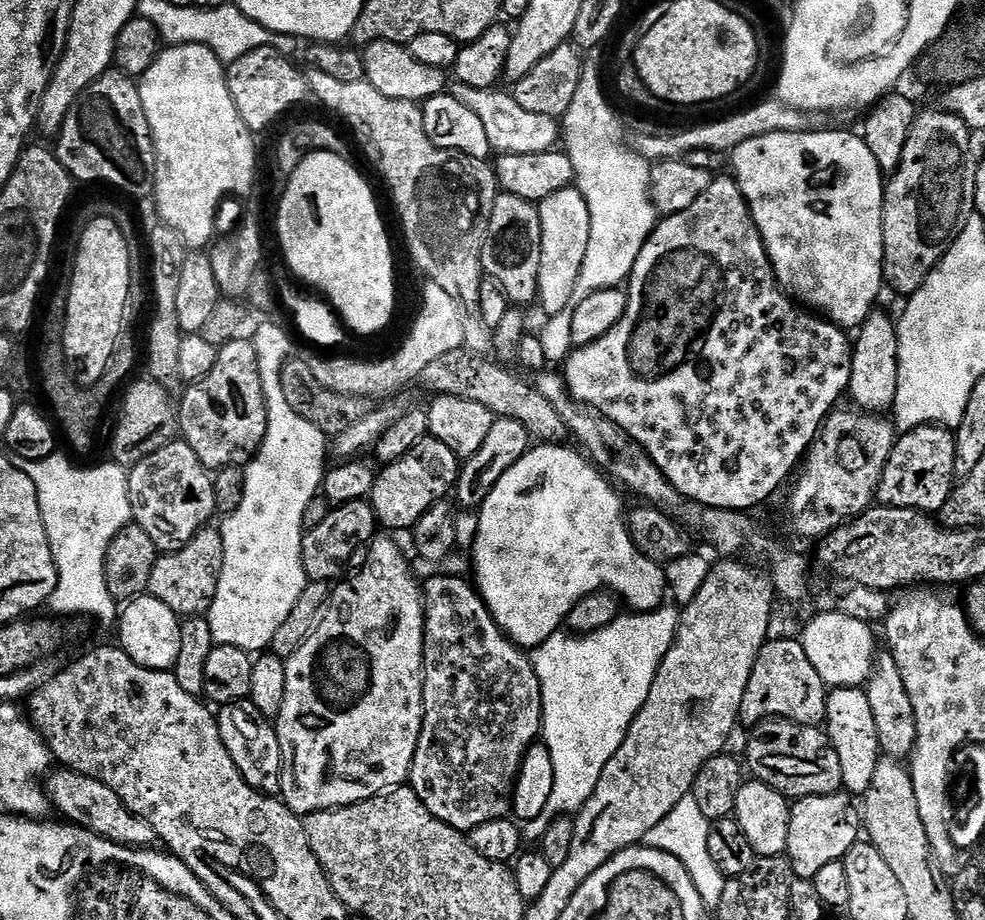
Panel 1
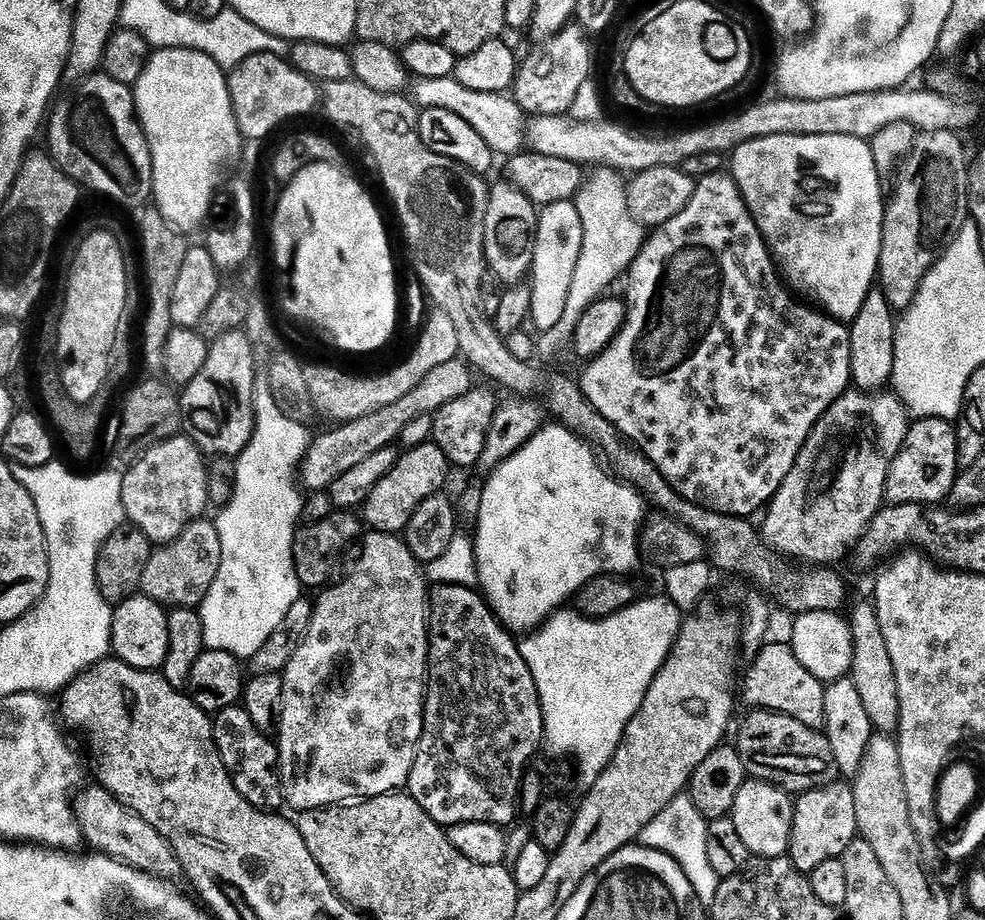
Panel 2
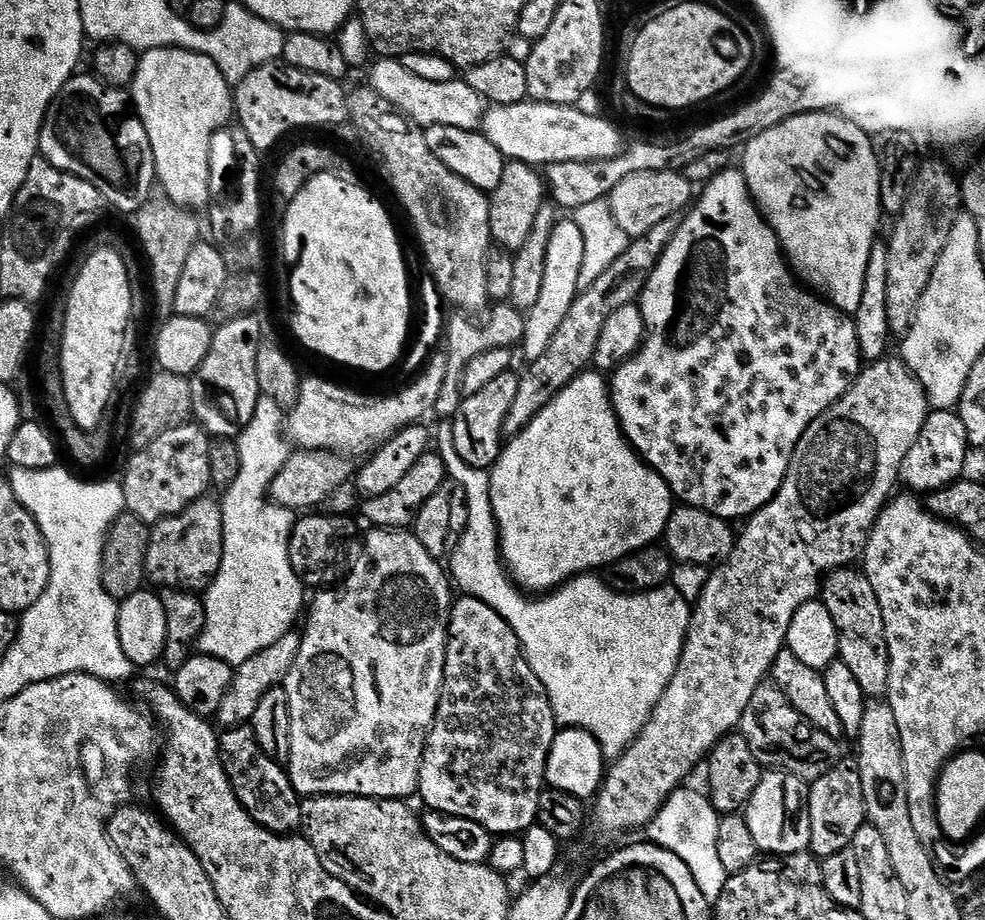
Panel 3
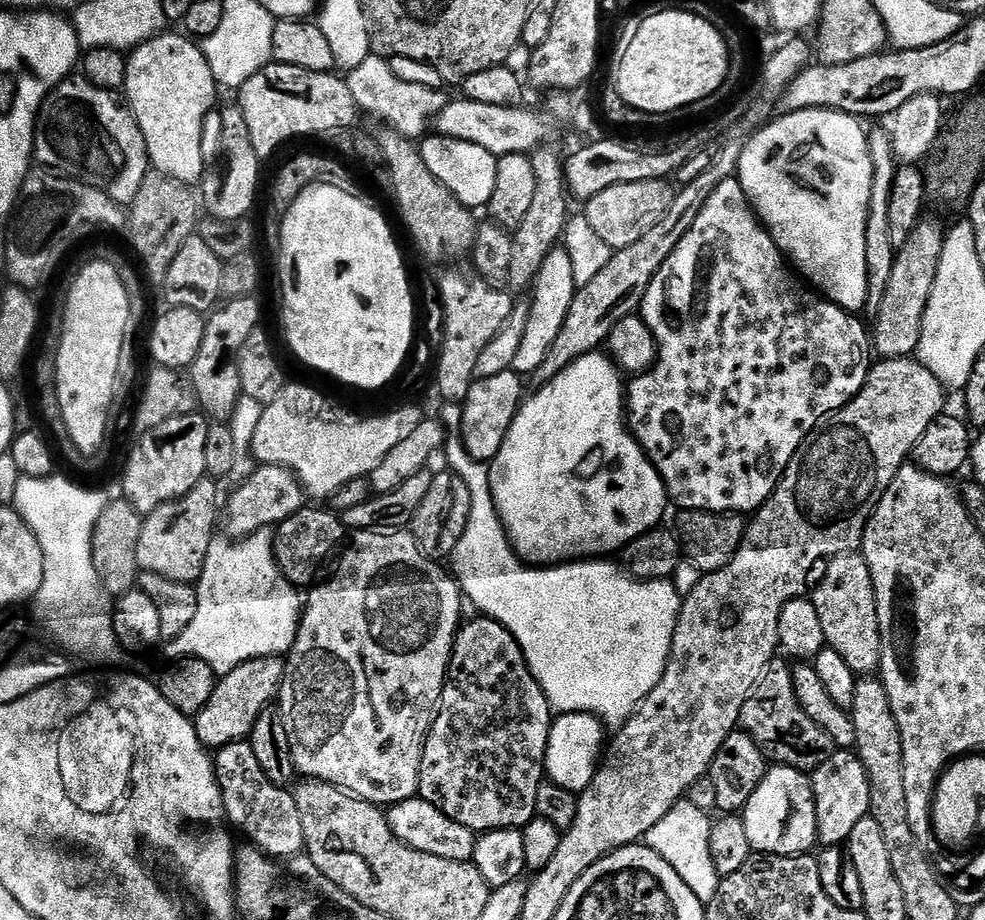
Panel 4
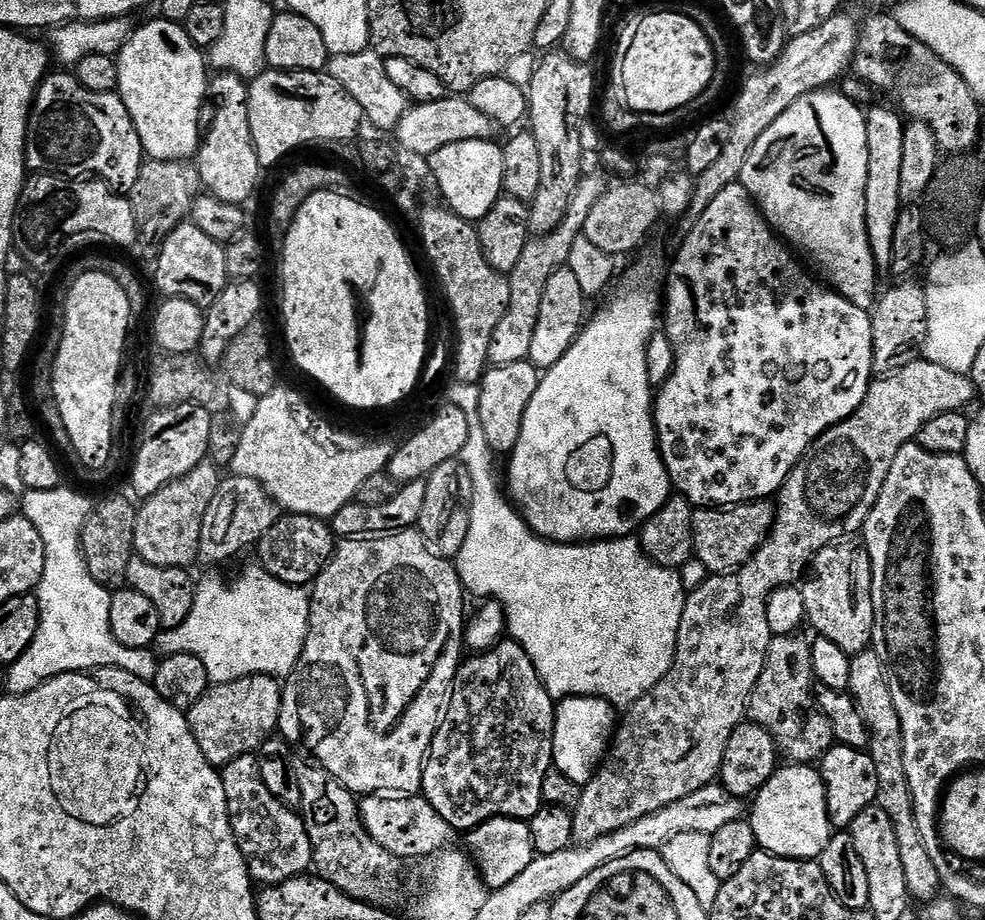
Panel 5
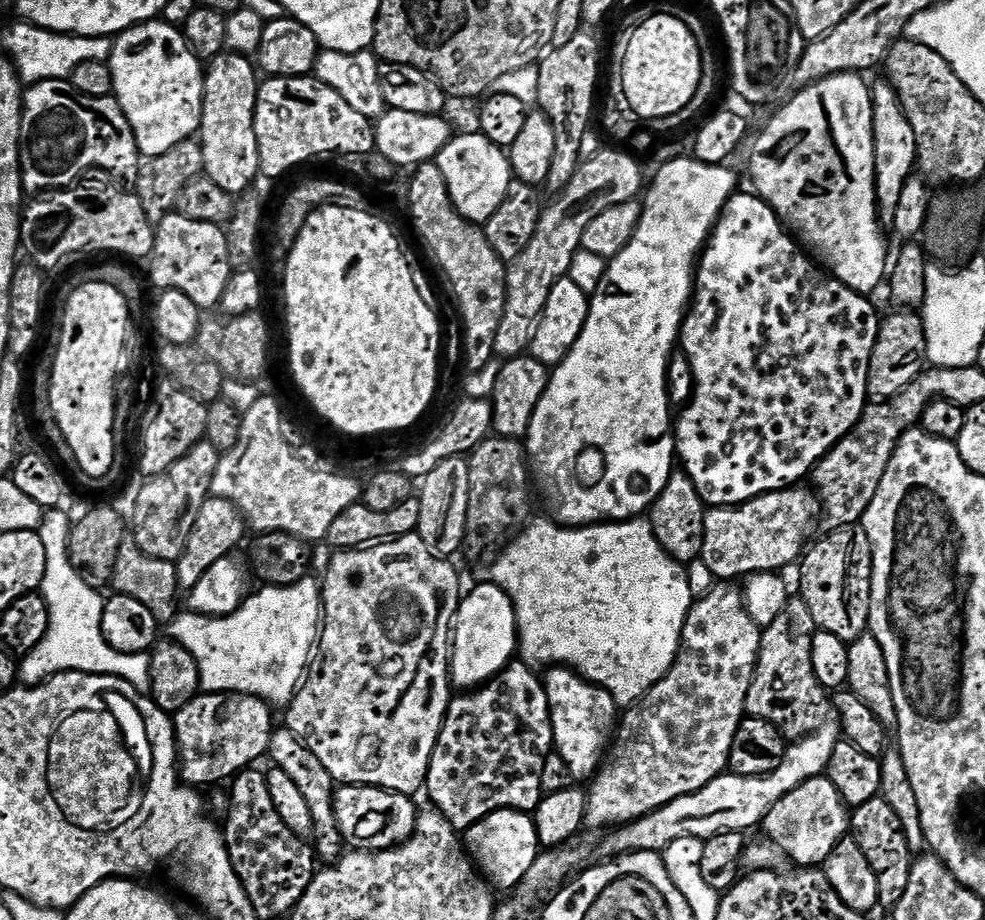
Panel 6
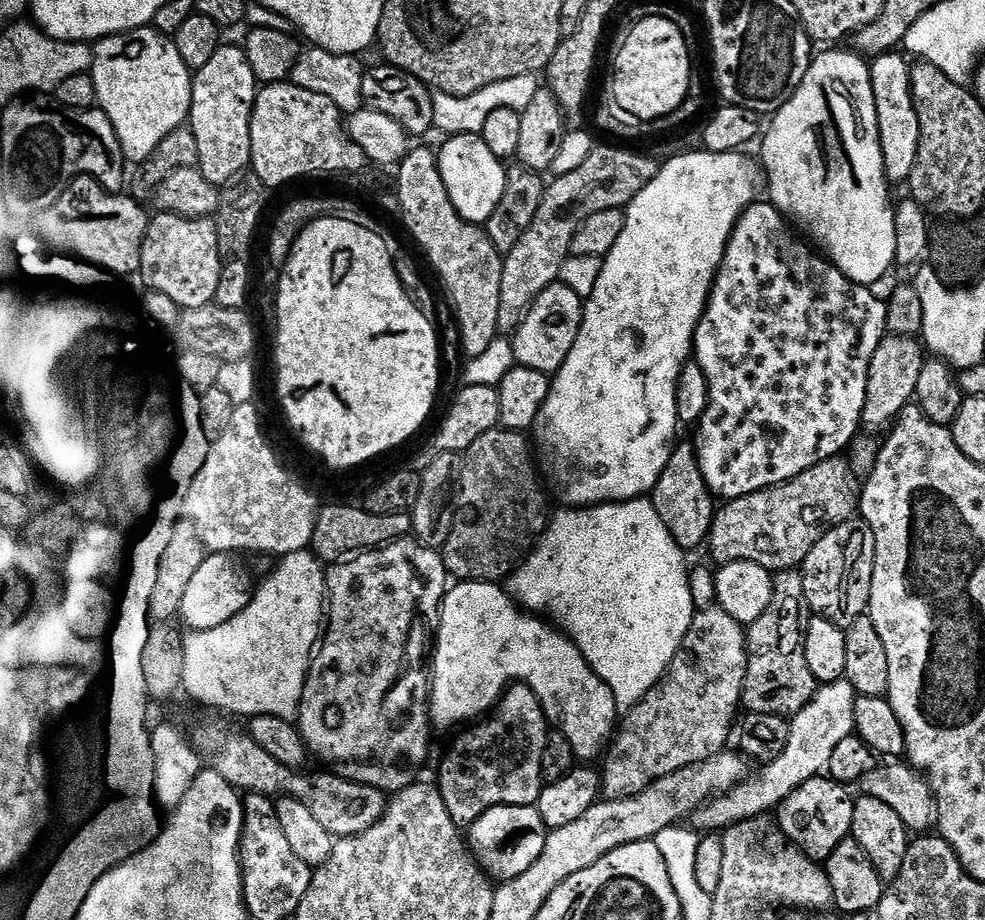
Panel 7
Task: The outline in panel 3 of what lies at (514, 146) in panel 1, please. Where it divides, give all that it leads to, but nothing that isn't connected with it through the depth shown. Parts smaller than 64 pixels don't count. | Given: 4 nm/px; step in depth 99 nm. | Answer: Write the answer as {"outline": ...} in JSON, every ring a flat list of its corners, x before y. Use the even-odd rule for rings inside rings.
{"outline":[[380,58,377,61,376,65,371,65,371,88,382,94,386,102,390,102,400,115,408,117,417,128,423,130,434,124,458,126,462,130,476,130,481,127,486,101,474,90,470,90,470,86,462,78,450,82,426,82,426,78,410,74,410,70,406,70,399,59]]}

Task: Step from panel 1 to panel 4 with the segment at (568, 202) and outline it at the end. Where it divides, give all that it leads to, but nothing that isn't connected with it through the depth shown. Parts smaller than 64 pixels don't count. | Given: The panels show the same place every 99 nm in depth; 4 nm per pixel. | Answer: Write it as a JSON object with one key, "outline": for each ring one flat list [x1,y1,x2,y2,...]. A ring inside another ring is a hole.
{"outline":[[557,246,542,262,542,270,538,274,534,285,536,301,531,301,531,320,525,330,525,338,521,349,514,357,511,371,521,374,532,374,538,370,542,362,546,362,546,354,550,354,550,348,554,346,554,340,558,338,558,332,562,330,566,316,570,314,571,303,576,297,578,285,574,282,574,265,570,262,570,254,562,246]]}

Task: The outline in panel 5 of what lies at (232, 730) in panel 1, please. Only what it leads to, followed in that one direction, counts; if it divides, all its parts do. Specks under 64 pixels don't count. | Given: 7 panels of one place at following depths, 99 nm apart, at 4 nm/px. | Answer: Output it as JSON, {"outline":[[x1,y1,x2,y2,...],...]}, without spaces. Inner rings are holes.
{"outline":[[255,755,234,758,234,762,223,765,222,775,230,826,234,830,238,850,242,850,246,858,248,875,260,886,281,884,305,875,313,863,312,847,303,815,278,802,278,798,266,790,259,759]]}

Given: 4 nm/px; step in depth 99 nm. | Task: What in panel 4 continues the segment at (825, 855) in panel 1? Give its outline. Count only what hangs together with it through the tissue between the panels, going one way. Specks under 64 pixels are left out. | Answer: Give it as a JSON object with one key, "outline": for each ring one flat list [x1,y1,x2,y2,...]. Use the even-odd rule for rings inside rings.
{"outline":[[852,750,833,751,822,766,811,773,814,790,814,808,818,814,818,830,816,839,824,846,847,845,850,834,862,818,870,815,870,778,866,774,866,766,862,766,859,756]]}

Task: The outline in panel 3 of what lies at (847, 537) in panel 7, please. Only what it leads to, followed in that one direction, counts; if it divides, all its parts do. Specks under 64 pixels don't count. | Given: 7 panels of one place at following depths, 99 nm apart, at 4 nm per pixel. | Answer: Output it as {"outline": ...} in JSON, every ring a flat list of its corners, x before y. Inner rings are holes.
{"outline":[[855,567,837,568,827,573,822,584,822,602,834,618,840,647,839,663,854,673,865,697,884,698,890,682,890,650,886,642,886,622,882,622,882,606,878,606,878,594,870,586,867,576]]}

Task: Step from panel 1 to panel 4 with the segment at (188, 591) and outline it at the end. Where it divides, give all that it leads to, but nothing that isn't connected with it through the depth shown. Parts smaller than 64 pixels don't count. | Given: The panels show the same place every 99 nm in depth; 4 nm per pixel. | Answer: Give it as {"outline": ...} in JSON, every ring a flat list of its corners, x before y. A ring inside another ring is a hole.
{"outline":[[215,479,200,480,190,494,174,502,166,502,158,506,158,510,144,516,142,535,138,538,138,566,141,572,162,574,162,578,170,578,170,582,195,585,199,581,206,566,206,554,218,532,218,509,222,504,219,486]]}

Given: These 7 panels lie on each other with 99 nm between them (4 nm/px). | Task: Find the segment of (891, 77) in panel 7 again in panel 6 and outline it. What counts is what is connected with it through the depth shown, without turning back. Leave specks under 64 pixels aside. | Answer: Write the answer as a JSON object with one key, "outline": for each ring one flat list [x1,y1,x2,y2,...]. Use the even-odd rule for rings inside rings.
{"outline":[[880,78,875,85,871,85,872,93,872,129,874,130,874,170,876,171,876,207,880,217,880,223,884,226,891,226,894,222,894,210,898,210,898,201,902,195,902,190,906,182,917,171,916,162,916,139,914,129,910,127,910,118,902,110,898,102,898,94,888,83,887,79]]}

